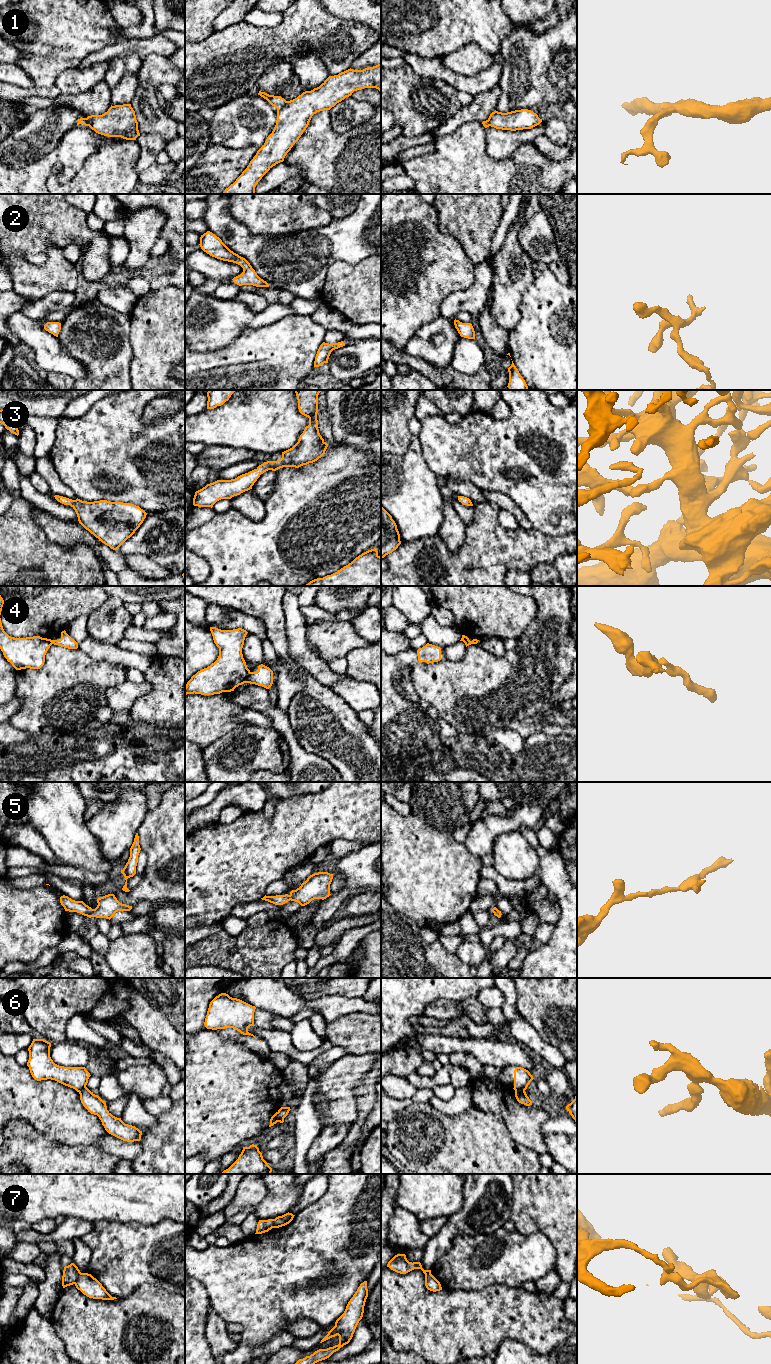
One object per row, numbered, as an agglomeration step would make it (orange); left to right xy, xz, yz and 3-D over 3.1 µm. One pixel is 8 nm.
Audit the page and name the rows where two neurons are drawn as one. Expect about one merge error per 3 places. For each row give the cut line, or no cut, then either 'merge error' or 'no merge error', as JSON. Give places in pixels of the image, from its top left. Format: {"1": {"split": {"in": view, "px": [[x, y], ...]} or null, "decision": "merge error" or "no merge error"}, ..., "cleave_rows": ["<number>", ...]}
{"1": {"split": {"in": "xz", "px": [[287, 101], [277, 109]]}, "decision": "merge error"}, "2": {"split": null, "decision": "no merge error"}, "3": {"split": null, "decision": "no merge error"}, "4": {"split": {"in": "xz", "px": [[249, 671], [245, 682]]}, "decision": "merge error"}, "5": {"split": null, "decision": "no merge error"}, "6": {"split": {"in": "xz", "px": [[276, 1112], [278, 1121]]}, "decision": "merge error"}, "7": {"split": {"in": "xy", "px": [[80, 1272], [74, 1283]]}, "decision": "merge error"}, "cleave_rows": ["1", "4", "6", "7"]}

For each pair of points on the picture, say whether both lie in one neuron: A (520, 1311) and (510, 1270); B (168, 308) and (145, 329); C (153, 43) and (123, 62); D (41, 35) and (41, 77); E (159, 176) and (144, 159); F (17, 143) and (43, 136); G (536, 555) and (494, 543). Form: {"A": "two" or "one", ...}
{"A": "two", "B": "one", "C": "two", "D": "one", "E": "two", "F": "one", "G": "one"}

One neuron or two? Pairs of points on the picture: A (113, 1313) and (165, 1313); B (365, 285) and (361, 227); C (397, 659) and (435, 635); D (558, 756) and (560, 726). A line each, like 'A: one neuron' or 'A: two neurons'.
A: one neuron
B: two neurons
C: one neuron
D: two neurons

